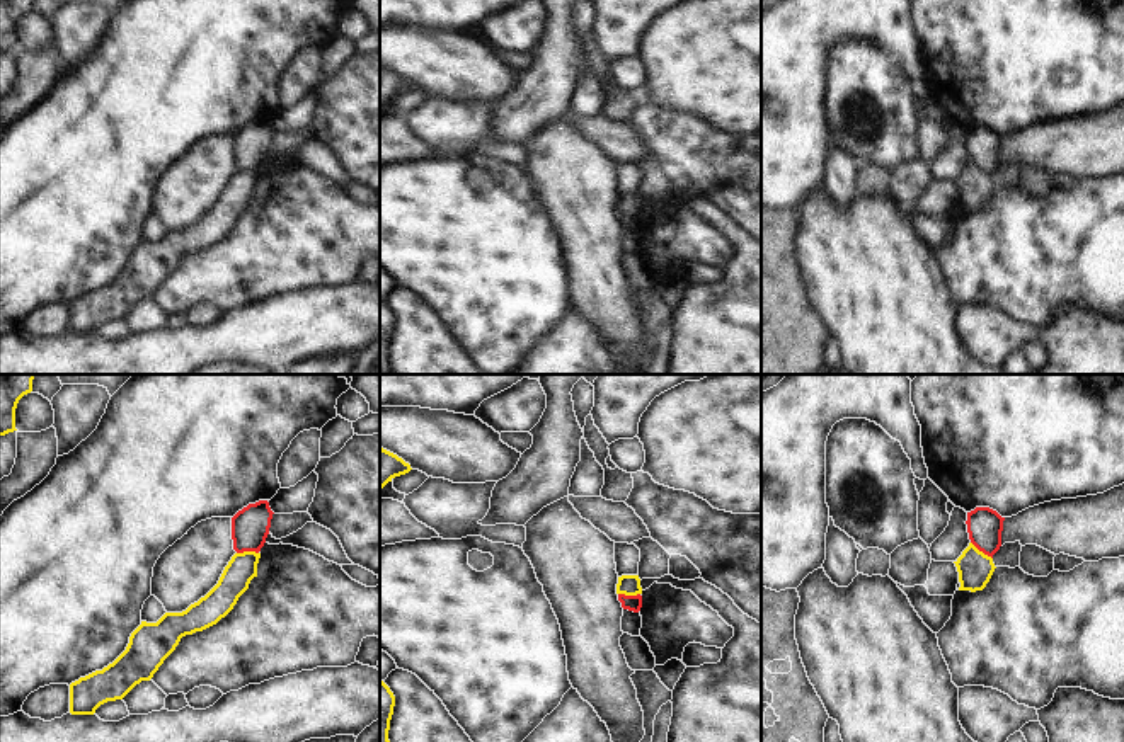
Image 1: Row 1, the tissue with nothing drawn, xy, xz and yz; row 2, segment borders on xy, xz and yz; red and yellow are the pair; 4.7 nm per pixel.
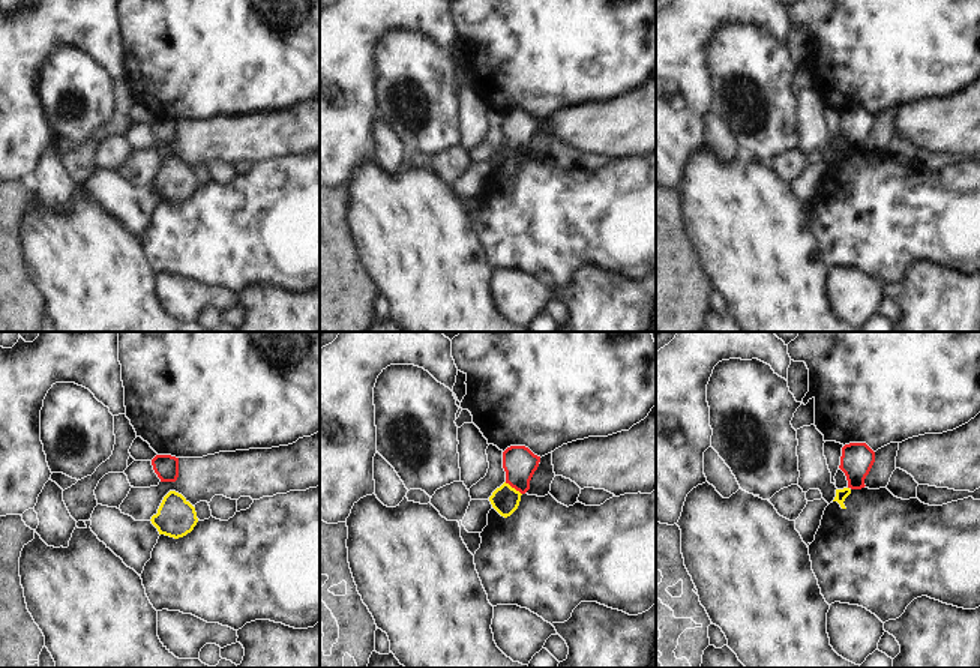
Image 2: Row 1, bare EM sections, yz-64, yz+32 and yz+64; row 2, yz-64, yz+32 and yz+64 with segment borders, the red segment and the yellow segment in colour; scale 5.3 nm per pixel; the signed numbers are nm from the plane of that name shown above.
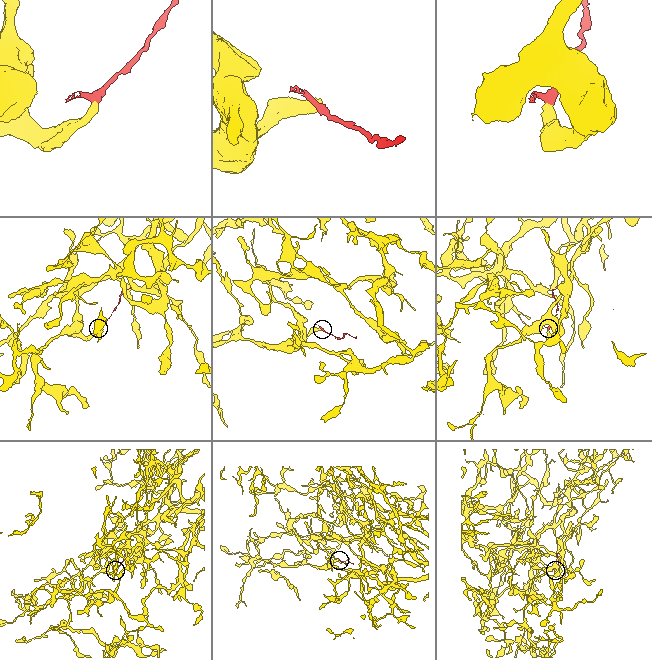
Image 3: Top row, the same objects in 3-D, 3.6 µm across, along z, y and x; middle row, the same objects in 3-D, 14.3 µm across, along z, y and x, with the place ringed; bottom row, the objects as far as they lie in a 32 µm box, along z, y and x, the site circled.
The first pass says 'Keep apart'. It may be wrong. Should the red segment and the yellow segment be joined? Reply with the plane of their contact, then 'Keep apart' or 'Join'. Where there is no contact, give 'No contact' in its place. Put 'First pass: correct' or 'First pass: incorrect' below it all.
Touches red in xy. Keep apart.
First pass: correct

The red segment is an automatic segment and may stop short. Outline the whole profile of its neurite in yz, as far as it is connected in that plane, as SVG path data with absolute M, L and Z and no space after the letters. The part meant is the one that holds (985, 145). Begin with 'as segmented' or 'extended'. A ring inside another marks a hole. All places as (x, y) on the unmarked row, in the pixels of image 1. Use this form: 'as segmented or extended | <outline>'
as segmented | M976 126L967 131L966 143L971 162L991 177L1001 165L1003 140L1005 136L989 126Z

